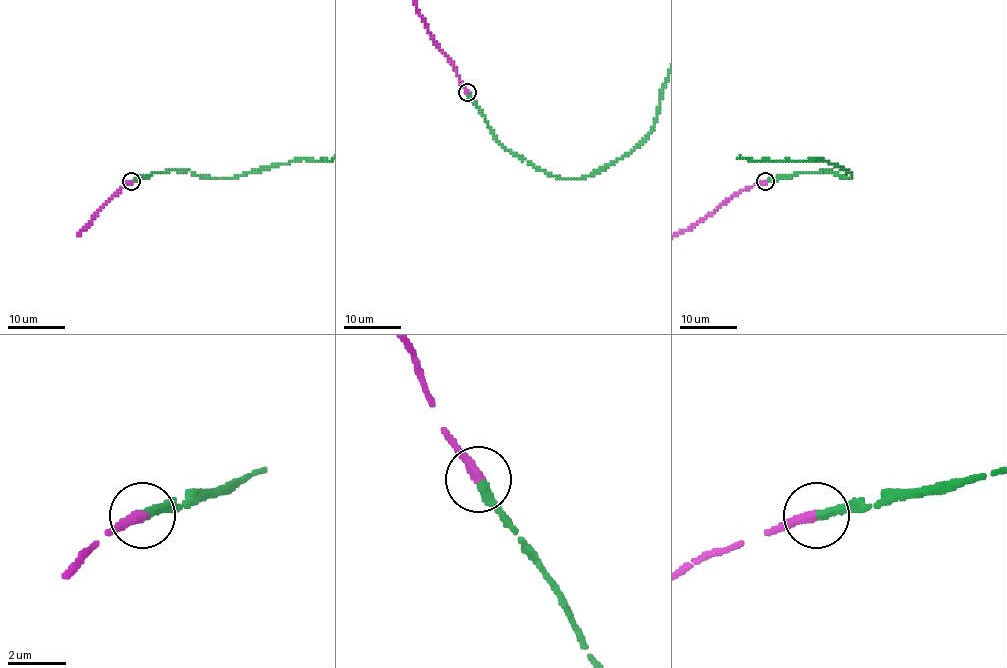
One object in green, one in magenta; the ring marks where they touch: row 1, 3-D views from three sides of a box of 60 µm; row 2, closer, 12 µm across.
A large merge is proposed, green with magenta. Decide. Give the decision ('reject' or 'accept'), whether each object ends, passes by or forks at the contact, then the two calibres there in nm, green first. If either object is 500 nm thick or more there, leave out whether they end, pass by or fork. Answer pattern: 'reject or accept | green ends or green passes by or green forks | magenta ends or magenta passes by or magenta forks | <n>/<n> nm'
accept | green ends | magenta ends | 320/320 nm

